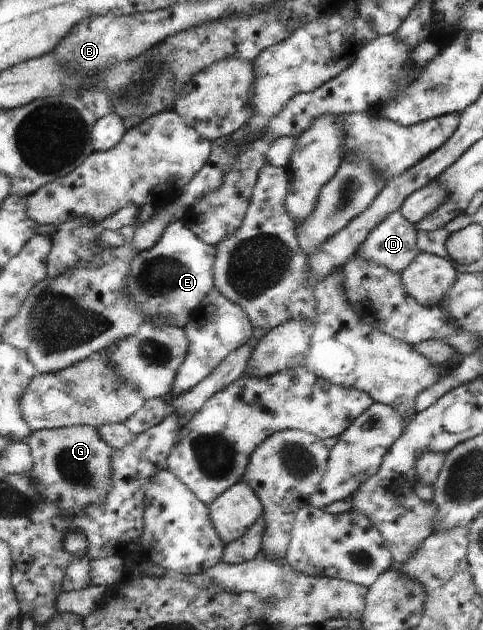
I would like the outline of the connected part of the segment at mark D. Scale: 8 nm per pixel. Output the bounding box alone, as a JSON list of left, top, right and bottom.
[355,210,420,273]

